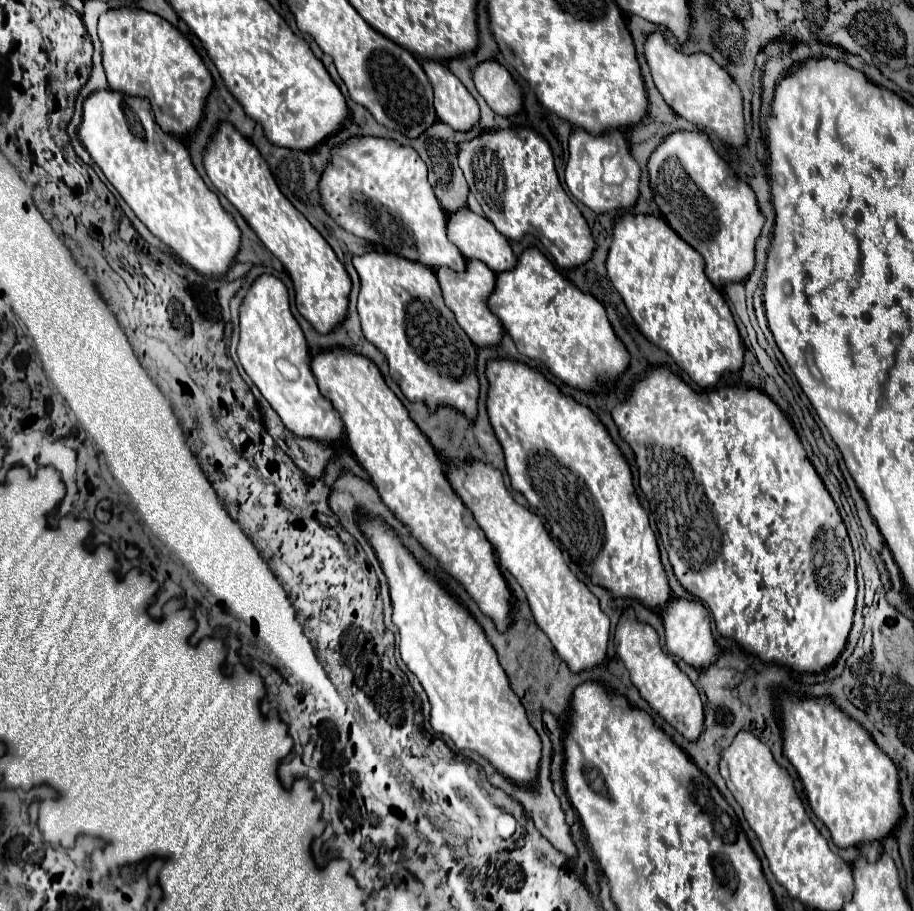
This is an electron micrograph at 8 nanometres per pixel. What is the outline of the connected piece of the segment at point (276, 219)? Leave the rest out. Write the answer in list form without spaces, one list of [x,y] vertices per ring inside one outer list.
[[[220,122],[214,136],[210,138],[210,144],[204,152],[204,168],[208,178],[212,180],[212,184],[220,190],[220,194],[224,194],[232,206],[242,214],[242,218],[248,222],[248,226],[256,232],[256,236],[262,240],[262,244],[284,264],[284,268],[288,270],[292,282],[294,282],[294,290],[296,290],[296,308],[298,312],[320,332],[320,334],[328,334],[336,324],[340,324],[346,318],[346,310],[348,310],[348,294],[352,288],[350,276],[344,270],[344,266],[340,264],[340,260],[336,258],[334,250],[328,246],[328,242],[320,236],[320,232],[314,230],[314,226],[290,204],[290,200],[286,200],[286,196],[280,192],[266,160],[260,156],[258,148],[244,138],[232,124],[228,122]]]

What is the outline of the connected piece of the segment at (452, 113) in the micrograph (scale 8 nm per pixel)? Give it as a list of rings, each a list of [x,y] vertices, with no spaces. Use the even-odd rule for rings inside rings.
[[[426,60],[422,68],[434,88],[434,108],[438,120],[446,122],[454,130],[470,130],[480,120],[480,110],[472,94],[446,64]]]

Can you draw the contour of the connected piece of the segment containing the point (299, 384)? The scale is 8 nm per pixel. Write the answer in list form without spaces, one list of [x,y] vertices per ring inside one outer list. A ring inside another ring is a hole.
[[[270,274],[258,276],[240,304],[238,360],[262,396],[278,412],[284,426],[290,428],[290,432],[320,442],[334,442],[340,438],[340,414],[326,398],[322,398],[318,384],[310,372],[306,338],[290,312],[288,290],[278,278]],[[280,360],[288,360],[298,368],[298,380],[286,380],[282,376],[278,370]]]

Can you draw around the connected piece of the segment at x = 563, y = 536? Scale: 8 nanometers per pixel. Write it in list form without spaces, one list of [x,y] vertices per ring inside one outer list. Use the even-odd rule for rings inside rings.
[[[490,360],[486,364],[486,378],[490,384],[486,398],[488,418],[498,442],[502,444],[512,488],[524,494],[528,504],[548,520],[552,534],[564,544],[570,558],[594,584],[610,590],[614,596],[634,598],[646,608],[662,610],[670,600],[670,588],[660,562],[656,536],[650,528],[648,514],[636,498],[630,468],[598,416],[574,398],[564,396],[540,370],[518,360]]]

